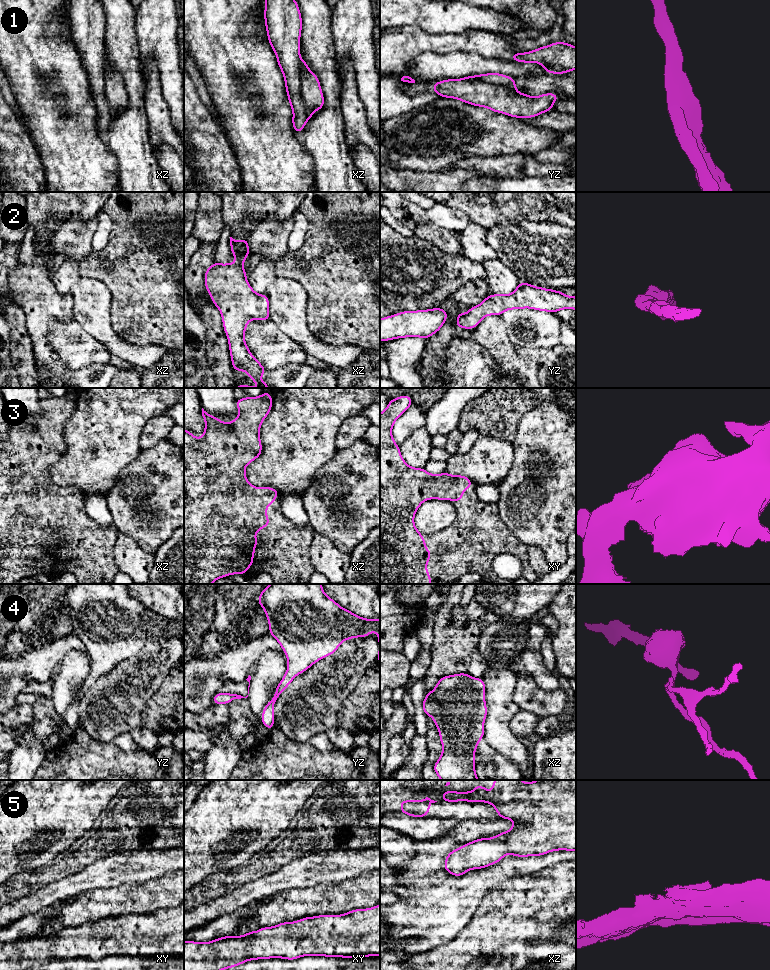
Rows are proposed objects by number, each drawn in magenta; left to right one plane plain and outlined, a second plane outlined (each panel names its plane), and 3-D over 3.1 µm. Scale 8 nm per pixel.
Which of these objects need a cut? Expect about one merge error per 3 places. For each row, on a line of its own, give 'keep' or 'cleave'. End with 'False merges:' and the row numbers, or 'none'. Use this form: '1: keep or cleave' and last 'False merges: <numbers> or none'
1: cleave
2: keep
3: keep
4: keep
5: keep
False merges: 1

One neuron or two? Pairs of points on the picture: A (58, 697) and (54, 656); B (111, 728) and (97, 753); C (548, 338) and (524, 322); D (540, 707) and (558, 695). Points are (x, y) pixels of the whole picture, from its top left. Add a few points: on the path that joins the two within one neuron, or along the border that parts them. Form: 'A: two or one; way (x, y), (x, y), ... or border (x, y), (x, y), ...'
A: two; border (69, 651), (53, 674)
B: two; border (83, 729), (100, 742), (114, 742)
C: one; way (542, 332), (539, 329), (530, 328)
D: one; way (544, 703), (550, 703), (554, 699)

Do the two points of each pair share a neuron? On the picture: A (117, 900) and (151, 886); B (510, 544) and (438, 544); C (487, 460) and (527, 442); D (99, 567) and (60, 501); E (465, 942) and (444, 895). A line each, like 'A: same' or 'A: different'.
A: same
B: same
C: different
D: same
E: different

